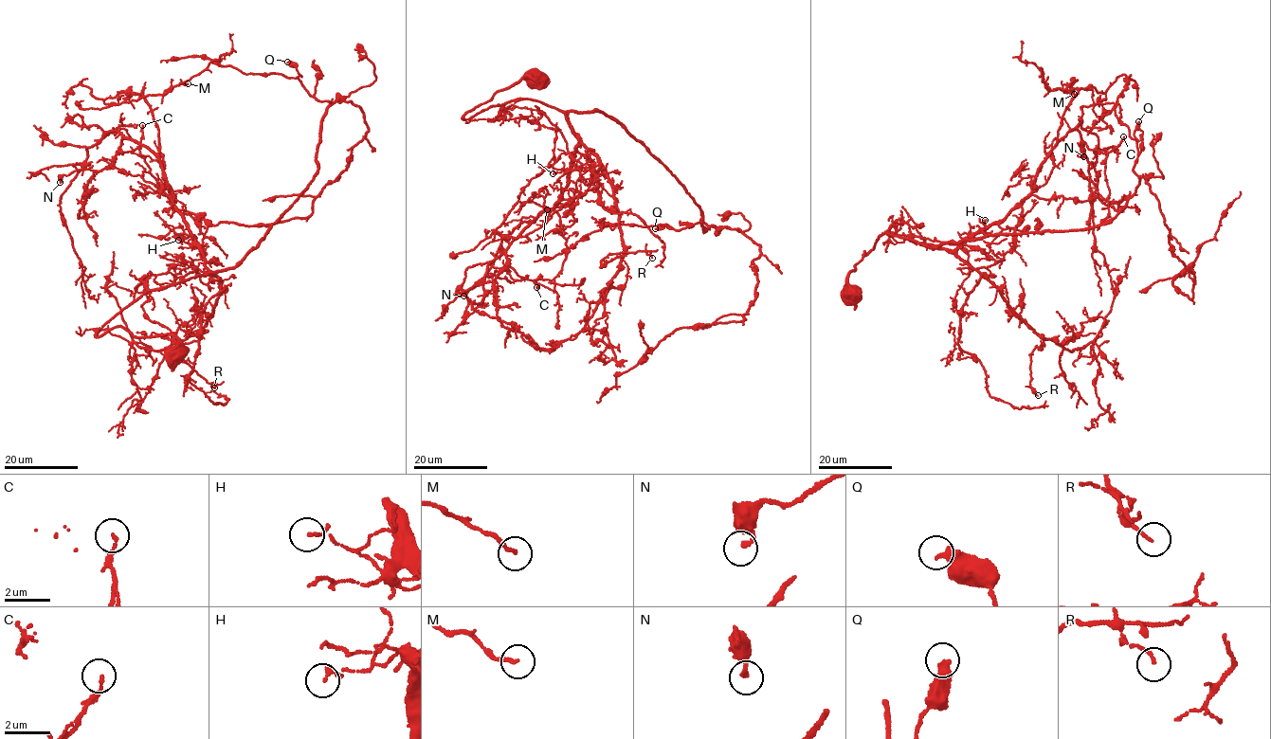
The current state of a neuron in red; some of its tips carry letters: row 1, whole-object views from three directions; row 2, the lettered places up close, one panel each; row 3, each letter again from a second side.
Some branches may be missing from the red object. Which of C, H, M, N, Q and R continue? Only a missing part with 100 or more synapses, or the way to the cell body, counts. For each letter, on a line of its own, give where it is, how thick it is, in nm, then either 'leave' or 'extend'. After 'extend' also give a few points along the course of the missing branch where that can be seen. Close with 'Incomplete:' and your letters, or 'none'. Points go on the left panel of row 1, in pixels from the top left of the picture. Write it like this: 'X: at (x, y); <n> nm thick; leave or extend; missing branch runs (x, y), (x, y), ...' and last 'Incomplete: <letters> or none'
C: at (142, 125); 120 nm thick; leave
H: at (178, 240); 160 nm thick; leave
M: at (188, 83); 170 nm thick; leave
N: at (60, 182); 200 nm thick; leave
Q: at (287, 62); 440 nm thick; leave
R: at (214, 387); 120 nm thick; leave
Incomplete: none

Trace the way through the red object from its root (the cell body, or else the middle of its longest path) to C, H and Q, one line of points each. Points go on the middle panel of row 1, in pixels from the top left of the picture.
C: (534, 81), (531, 70), (463, 118), (531, 99), (560, 109), (579, 139), (562, 199), (506, 251), (536, 287)
H: (534, 81), (531, 70), (466, 111), (463, 118), (531, 99), (560, 109), (579, 145), (570, 168), (553, 173)
Q: (534, 81), (531, 70), (463, 118), (531, 99), (611, 117), (708, 225), (655, 228)

